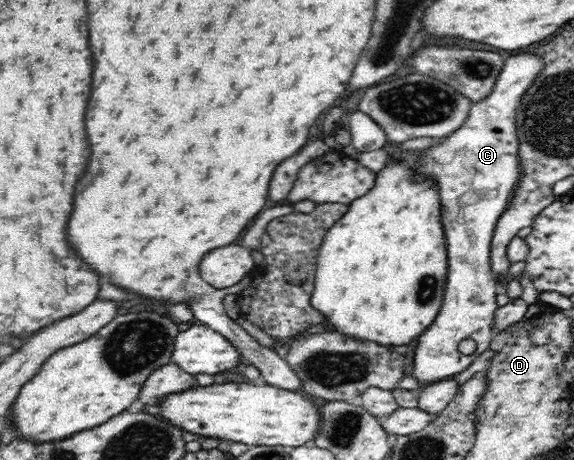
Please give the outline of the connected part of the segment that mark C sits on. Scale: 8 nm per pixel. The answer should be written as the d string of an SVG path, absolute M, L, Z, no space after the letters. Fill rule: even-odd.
M518 54L518 56L510 56L510 58L506 58L504 68L502 68L502 71L498 75L494 88L489 92L489 95L486 96L484 100L471 104L469 117L465 120L464 124L462 124L462 127L446 136L446 138L443 138L444 142L442 142L442 144L440 144L440 142L433 143L427 148L420 150L416 160L411 162L411 164L406 164L410 167L410 179L412 179L412 181L430 179L430 181L438 187L438 198L440 198L440 202L442 202L442 208L440 208L440 223L442 223L442 231L444 231L444 245L446 245L447 276L442 306L440 312L436 315L434 322L417 338L418 346L415 350L413 375L421 382L422 386L424 384L430 384L430 382L436 382L436 380L442 380L442 378L448 376L456 376L458 372L462 372L462 370L464 370L467 366L470 366L470 364L472 364L479 355L489 348L490 343L492 342L494 335L493 324L495 312L499 306L497 303L497 280L491 266L491 244L498 219L501 219L501 216L509 209L511 200L513 199L513 196L517 191L517 186L521 181L521 174L523 173L523 170L521 169L521 157L519 156L519 139L517 136L518 106L521 104L524 93L532 84L535 76L538 76L538 73L542 71L542 68L542 60L536 56L532 56L532 54ZM466 338L470 338L470 340L474 340L474 342L476 342L476 349L470 355L464 355L458 351L458 344L460 344L462 340L466 340Z

